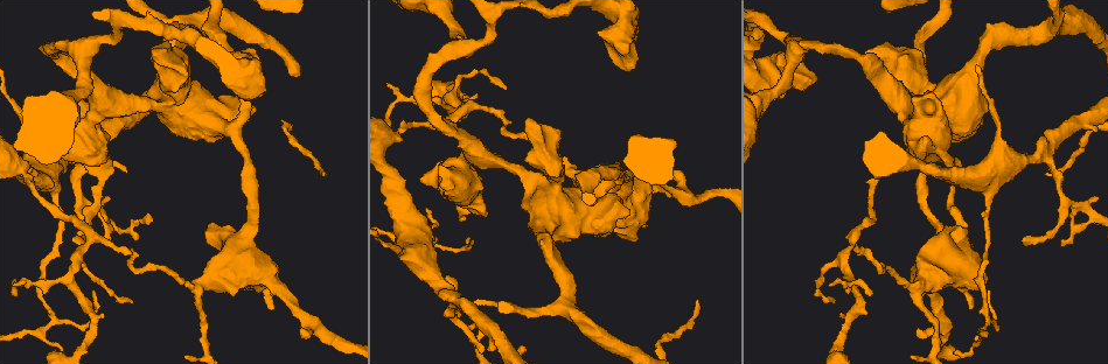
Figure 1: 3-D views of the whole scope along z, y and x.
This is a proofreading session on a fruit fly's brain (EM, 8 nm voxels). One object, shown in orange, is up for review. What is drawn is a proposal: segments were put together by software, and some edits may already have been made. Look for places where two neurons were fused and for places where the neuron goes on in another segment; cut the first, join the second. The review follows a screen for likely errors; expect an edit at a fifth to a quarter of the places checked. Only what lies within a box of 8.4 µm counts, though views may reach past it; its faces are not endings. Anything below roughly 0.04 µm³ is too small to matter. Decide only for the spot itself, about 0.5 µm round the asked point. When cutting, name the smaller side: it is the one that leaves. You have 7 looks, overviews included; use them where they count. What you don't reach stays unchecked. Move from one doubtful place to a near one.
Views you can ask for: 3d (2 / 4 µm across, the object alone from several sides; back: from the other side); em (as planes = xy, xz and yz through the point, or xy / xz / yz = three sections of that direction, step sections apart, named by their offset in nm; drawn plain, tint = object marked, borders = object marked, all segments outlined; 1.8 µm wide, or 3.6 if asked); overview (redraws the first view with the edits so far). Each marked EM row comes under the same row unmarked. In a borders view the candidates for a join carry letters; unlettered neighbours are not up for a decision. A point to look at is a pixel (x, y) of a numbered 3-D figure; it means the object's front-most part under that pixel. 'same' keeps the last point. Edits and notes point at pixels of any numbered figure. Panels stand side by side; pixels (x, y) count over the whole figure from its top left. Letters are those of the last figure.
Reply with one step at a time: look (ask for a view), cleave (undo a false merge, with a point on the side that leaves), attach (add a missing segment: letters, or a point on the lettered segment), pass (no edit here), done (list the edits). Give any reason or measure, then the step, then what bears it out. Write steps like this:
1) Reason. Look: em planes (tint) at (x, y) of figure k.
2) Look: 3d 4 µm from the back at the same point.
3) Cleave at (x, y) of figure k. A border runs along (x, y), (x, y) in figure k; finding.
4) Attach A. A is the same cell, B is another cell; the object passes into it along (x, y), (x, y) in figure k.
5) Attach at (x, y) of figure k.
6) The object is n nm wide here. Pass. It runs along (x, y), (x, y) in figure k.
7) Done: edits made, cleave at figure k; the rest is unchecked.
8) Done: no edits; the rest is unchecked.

Sharp bend. Look: em yz step 4 (tint) at (986, 318) of figure 1.

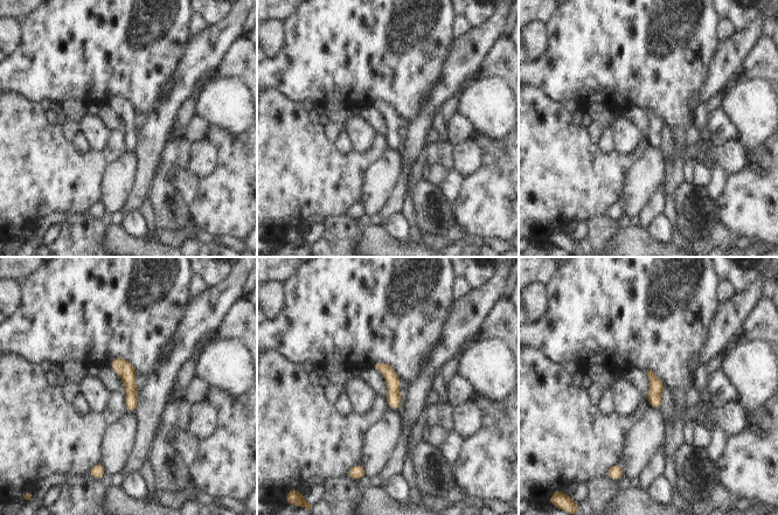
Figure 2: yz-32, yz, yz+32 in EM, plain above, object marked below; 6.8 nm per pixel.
Another direction. Look: em xz step 4 (tint) at the same point.

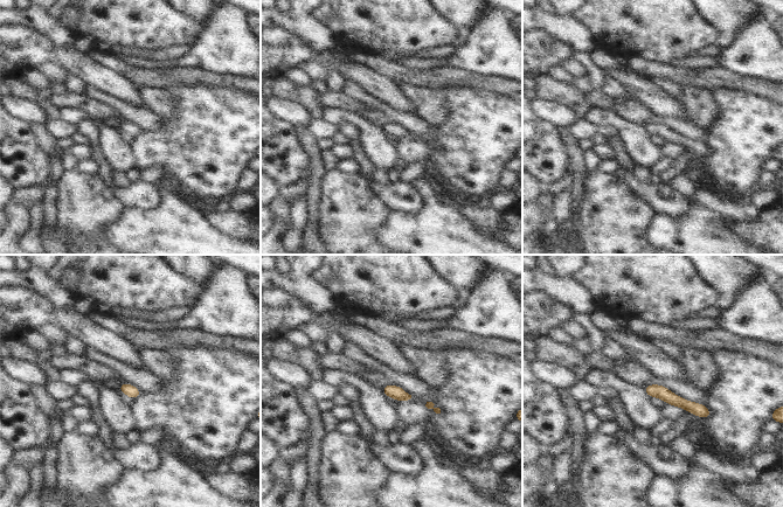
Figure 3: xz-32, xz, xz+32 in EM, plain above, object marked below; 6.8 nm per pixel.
Look: em xz step 4 (borders) at the same point.

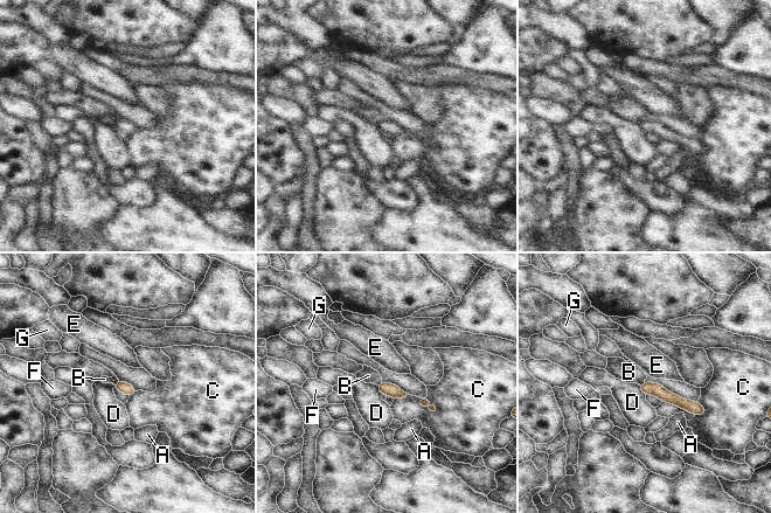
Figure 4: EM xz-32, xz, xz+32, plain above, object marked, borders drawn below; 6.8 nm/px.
The object is 90 nm wide here. Pass. A, B, C, D, E, F and G are other cells; it runs along (641, 386), (657, 389), (702, 411) in figure 4; continuous, no second neuron.

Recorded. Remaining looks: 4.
Free end. Look: 3d 4 µm at (1025, 240) of figure 1.

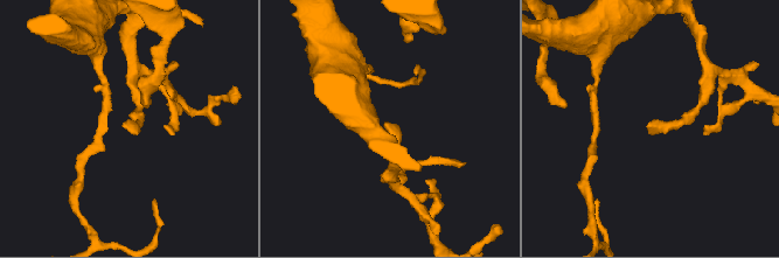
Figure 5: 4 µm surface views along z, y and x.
Now the EM. Look: em planes (borders) at (384, 125) of figure 5.

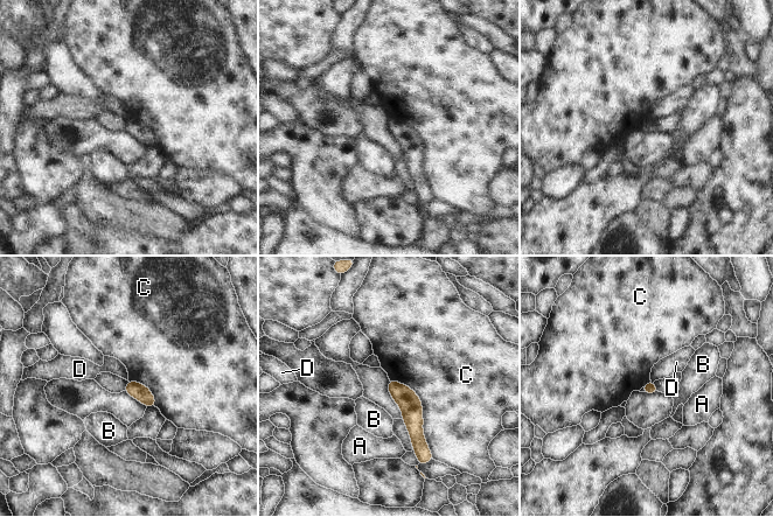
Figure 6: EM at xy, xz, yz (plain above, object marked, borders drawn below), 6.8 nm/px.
The object is 90 nm wide here. Pass. A, B, C and D are other cells; a border runs along (389, 378), (420, 400), (432, 455) in figure 6; no lettered segment goes on from it.

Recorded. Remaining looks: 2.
Three-way junction. Look: em planes (borders) at (570, 169) of figure 1.

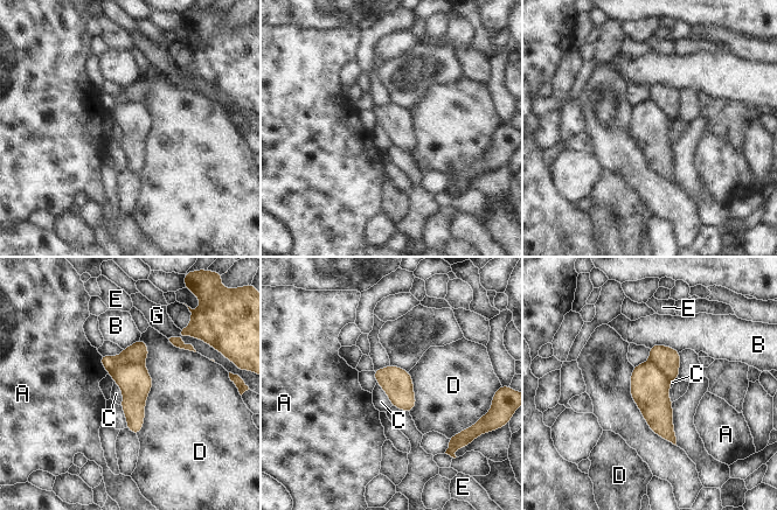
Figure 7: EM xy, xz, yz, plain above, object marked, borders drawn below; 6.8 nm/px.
Pass. A, B, C, D, E and G are other cells; a border runs along (113, 381), (122, 392), (120, 405) in figure 7; all the same neuron.

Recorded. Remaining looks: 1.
Done: no edits; the rest is unchecked.

